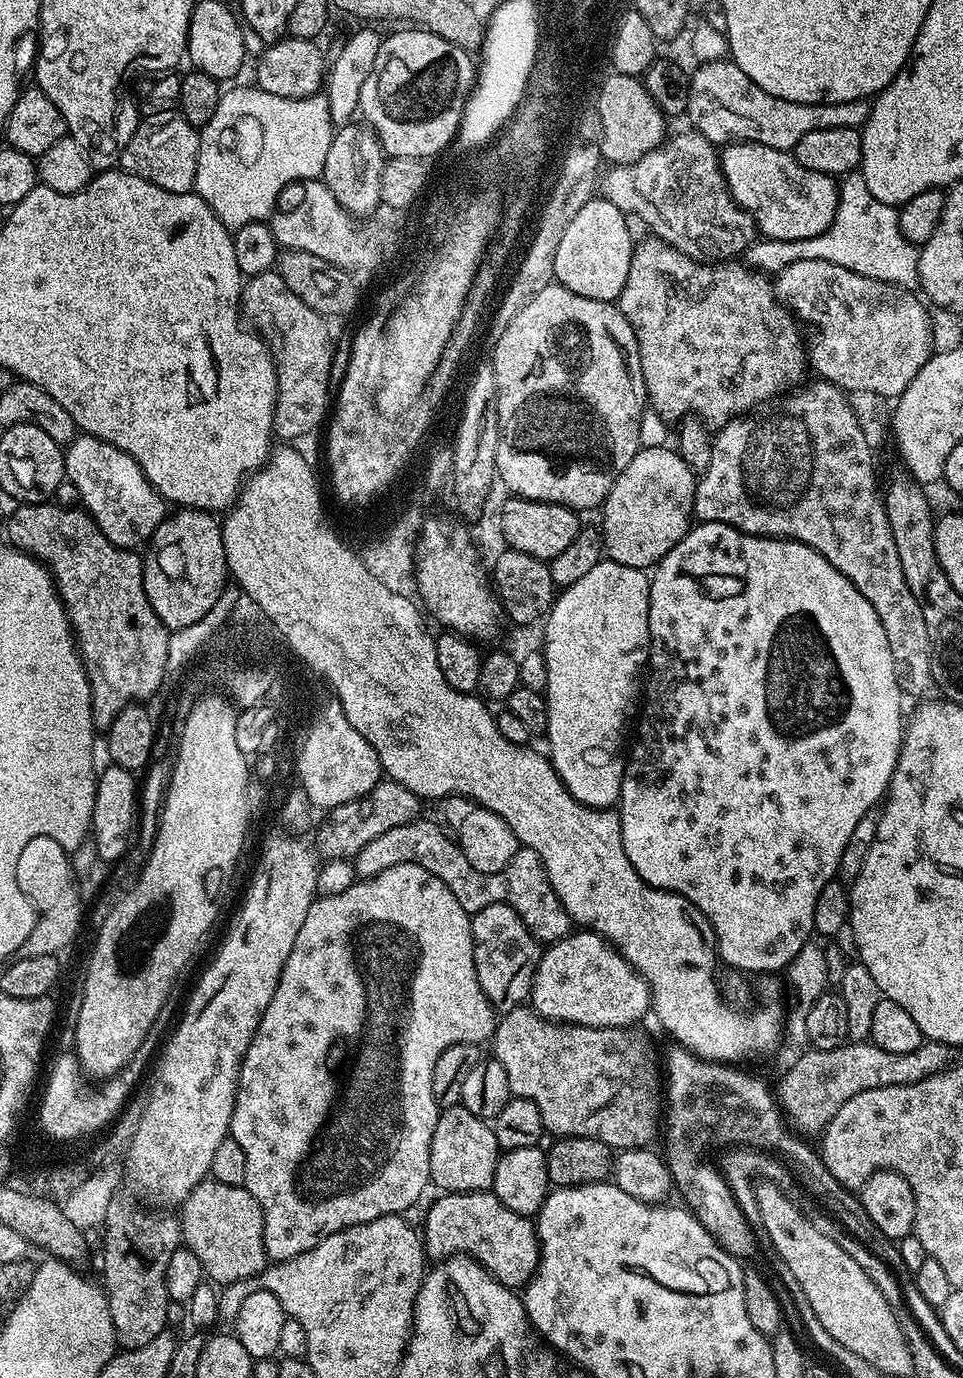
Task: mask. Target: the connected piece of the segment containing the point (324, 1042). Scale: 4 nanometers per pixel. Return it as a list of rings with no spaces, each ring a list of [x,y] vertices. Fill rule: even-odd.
[[[399,864],[382,870],[377,876],[361,879],[359,882],[350,885],[346,890],[342,890],[340,894],[320,896],[313,900],[310,910],[306,914],[306,922],[302,922],[302,930],[298,930],[298,938],[294,938],[294,950],[290,950],[290,958],[286,958],[286,966],[282,970],[280,981],[274,990],[274,998],[270,998],[270,1006],[266,1006],[266,1010],[262,1014],[262,1022],[258,1022],[258,1030],[244,1055],[244,1061],[240,1067],[238,1086],[236,1087],[236,1101],[234,1102],[234,1114],[232,1115],[232,1127],[230,1129],[230,1134],[236,1139],[238,1146],[242,1146],[242,1151],[246,1153],[246,1178],[243,1187],[247,1188],[250,1194],[254,1194],[254,1198],[258,1198],[258,1202],[264,1211],[264,1245],[268,1251],[269,1261],[279,1262],[289,1260],[295,1256],[303,1257],[311,1248],[318,1246],[318,1242],[322,1242],[330,1234],[341,1232],[342,1229],[350,1226],[374,1222],[374,1218],[407,1213],[407,1208],[412,1208],[419,1202],[420,1195],[427,1188],[430,1188],[432,1178],[430,1174],[432,1139],[442,1111],[442,1105],[439,1100],[434,1098],[434,1090],[432,1089],[434,1062],[438,1062],[442,1050],[446,1050],[455,1044],[479,1045],[480,1040],[485,1039],[484,1041],[487,1041],[495,1033],[497,1023],[497,1013],[494,1011],[492,1003],[486,998],[486,994],[478,982],[478,974],[474,970],[472,916],[466,910],[462,910],[458,898],[454,898],[450,886],[446,886],[446,882],[442,882],[442,878],[430,874],[430,870],[426,870],[417,864]]]

